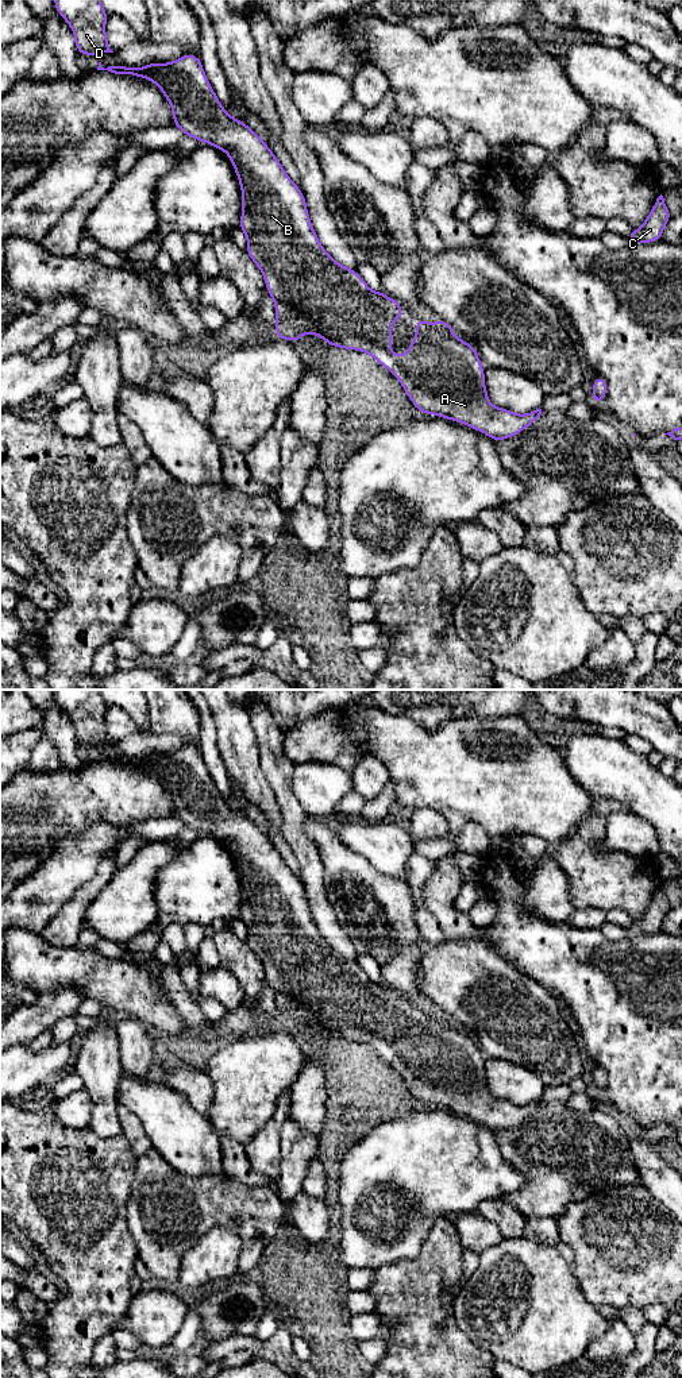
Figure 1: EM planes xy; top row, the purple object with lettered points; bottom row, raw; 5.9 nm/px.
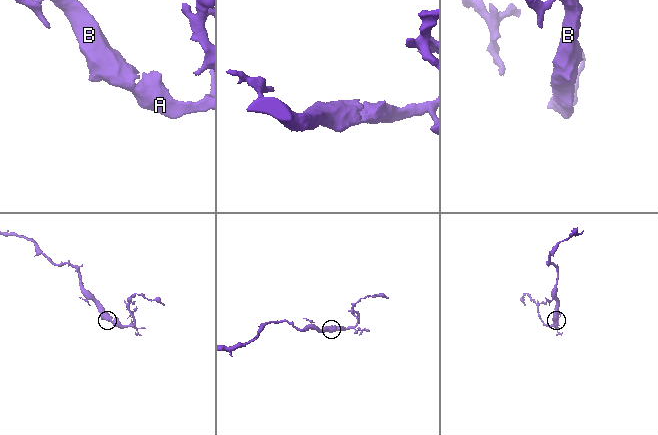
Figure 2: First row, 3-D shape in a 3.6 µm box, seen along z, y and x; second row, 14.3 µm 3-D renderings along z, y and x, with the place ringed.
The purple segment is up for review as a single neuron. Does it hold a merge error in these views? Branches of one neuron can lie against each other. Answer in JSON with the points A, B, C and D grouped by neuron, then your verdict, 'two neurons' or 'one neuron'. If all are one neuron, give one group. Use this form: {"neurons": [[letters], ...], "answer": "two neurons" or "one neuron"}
{"neurons": [["A", "B", "C", "D"]], "answer": "one neuron"}

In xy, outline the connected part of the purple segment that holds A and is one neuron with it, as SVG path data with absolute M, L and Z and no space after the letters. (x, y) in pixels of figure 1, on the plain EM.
M186 745L169 754L153 753L143 759L104 760L99 753L97 761L150 771L170 794L173 815L184 826L209 834L230 848L242 881L239 919L247 929L246 942L262 962L276 995L277 1030L300 1032L304 1024L313 1024L332 1038L365 1043L398 1070L420 1104L469 1116L493 1132L517 1127L540 1108L540 1099L525 1105L494 1099L488 1089L485 1058L477 1041L455 1028L454 1019L439 1008L436 1015L416 1008L416 1027L411 1039L404 1046L392 1046L392 1015L402 1008L401 993L384 983L373 983L354 960L342 957L324 941L312 918L301 880L270 838L224 800L197 746Z

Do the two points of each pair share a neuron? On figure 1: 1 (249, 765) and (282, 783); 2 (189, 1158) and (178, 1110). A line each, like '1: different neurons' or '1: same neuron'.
1: different neurons
2: same neuron

